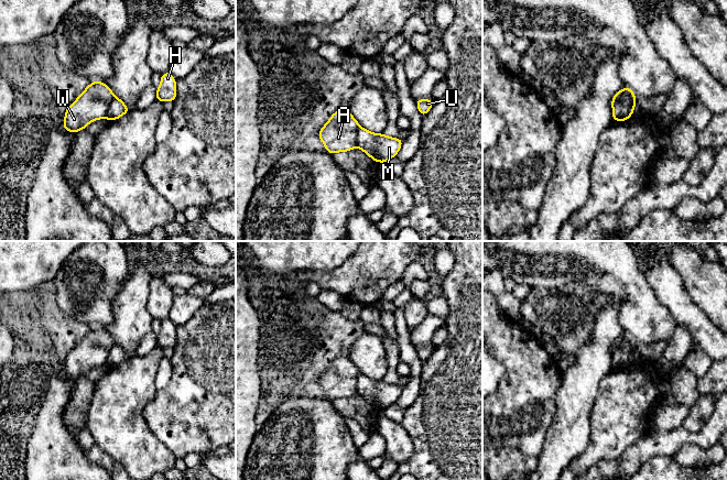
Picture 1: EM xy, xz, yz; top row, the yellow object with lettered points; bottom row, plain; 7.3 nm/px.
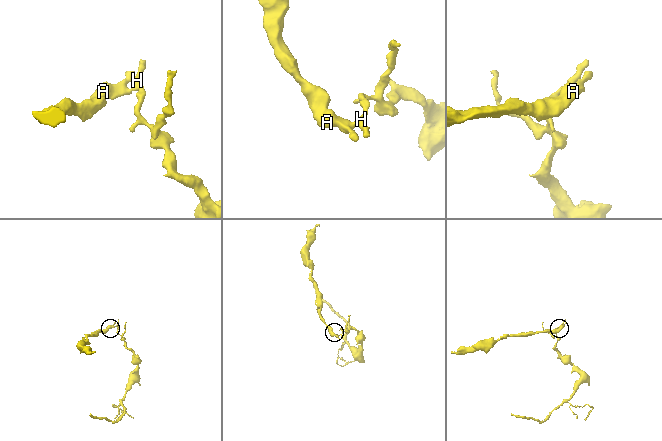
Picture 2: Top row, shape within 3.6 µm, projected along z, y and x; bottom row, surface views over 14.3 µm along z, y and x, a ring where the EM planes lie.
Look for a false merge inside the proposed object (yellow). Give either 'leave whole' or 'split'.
split

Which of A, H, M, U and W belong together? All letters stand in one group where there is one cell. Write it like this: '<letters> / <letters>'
A W / H M U

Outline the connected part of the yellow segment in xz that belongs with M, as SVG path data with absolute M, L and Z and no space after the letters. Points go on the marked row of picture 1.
M364 128L358 129L357 146L373 161L386 163L397 156L403 140L387 137L384 133L376 134Z

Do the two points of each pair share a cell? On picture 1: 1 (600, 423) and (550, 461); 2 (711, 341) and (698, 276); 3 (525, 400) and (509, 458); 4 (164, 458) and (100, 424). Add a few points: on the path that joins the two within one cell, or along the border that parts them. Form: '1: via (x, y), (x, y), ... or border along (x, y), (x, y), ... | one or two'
1: border along (593, 405), (589, 412), (589, 443), (581, 455) | two
2: border along (688, 293), (692, 301), (715, 326) | two
3: border along (494, 446), (517, 449), (525, 455), (535, 457) | two
4: via (149, 456), (144, 456), (116, 427) | one

